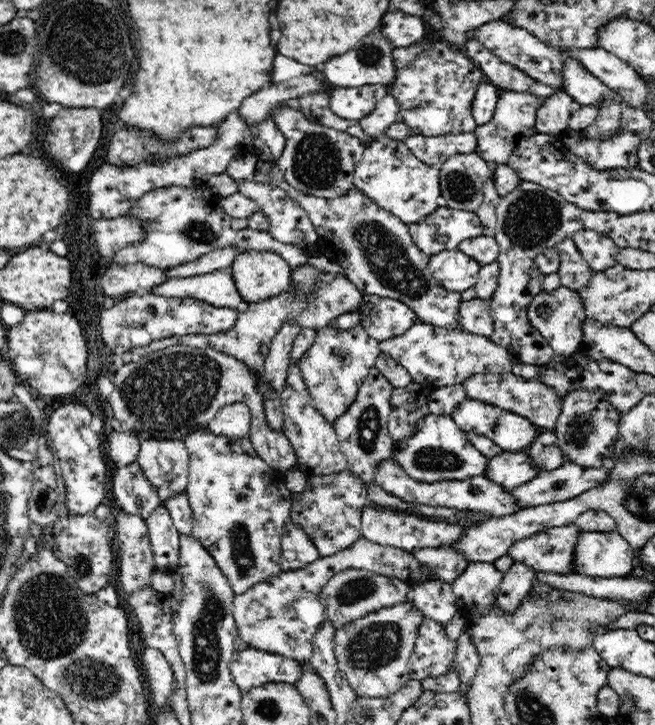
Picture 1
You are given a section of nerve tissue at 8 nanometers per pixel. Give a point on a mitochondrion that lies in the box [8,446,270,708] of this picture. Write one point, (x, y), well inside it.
(49, 622)

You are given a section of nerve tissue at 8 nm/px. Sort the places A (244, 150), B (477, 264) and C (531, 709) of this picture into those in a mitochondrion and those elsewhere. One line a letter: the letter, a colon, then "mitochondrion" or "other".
A: other
B: other
C: mitochondrion

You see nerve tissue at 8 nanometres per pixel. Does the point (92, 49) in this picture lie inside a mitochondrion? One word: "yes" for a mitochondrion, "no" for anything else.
yes

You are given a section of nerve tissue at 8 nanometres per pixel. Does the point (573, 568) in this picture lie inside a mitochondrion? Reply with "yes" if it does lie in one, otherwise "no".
no

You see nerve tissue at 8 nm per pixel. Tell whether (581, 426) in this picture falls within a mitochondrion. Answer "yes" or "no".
yes

